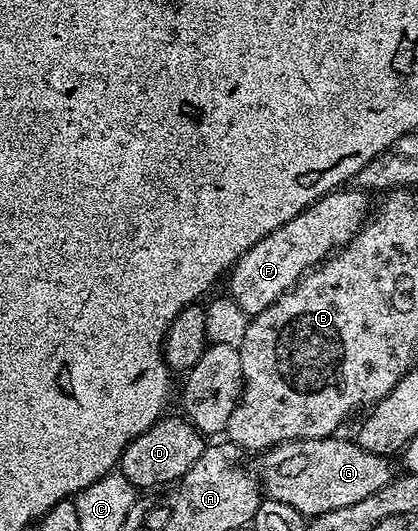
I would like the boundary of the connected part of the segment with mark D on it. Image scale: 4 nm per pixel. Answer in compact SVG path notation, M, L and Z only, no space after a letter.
M162 416L146 432L142 432L130 442L122 452L118 463L118 472L135 488L141 486L164 486L167 482L179 483L190 464L202 456L206 445L205 435L195 425L183 422L180 418Z

